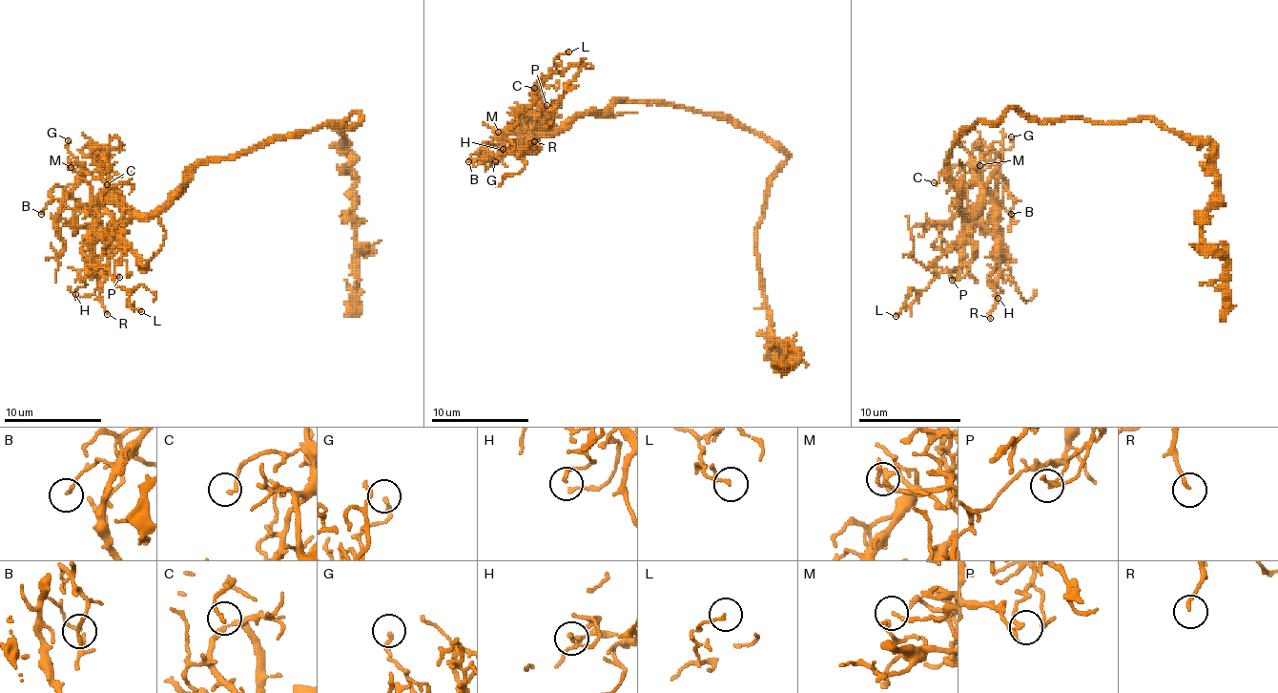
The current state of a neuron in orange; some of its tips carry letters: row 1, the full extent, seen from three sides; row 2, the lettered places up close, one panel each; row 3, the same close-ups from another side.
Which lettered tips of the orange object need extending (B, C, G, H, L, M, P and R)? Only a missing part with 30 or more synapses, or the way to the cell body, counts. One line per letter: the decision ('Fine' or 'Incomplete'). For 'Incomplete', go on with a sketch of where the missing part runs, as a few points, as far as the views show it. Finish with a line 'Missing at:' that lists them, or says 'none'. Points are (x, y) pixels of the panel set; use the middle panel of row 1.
B: Fine
C: Fine
G: Fine
H: Fine
L: Fine
M: Fine
P: Fine
R: Fine
Missing at: none

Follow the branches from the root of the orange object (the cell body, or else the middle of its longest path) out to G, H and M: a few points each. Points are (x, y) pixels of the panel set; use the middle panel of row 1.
G: (754, 135), (725, 119), (673, 105), (612, 100), (603, 110), (566, 119), (526, 147), (500, 152), (495, 161)
H: (754, 135), (673, 105), (612, 100), (503, 149)
M: (754, 135), (693, 110), (625, 100), (612, 100), (603, 110), (583, 113), (549, 132), (498, 132)

